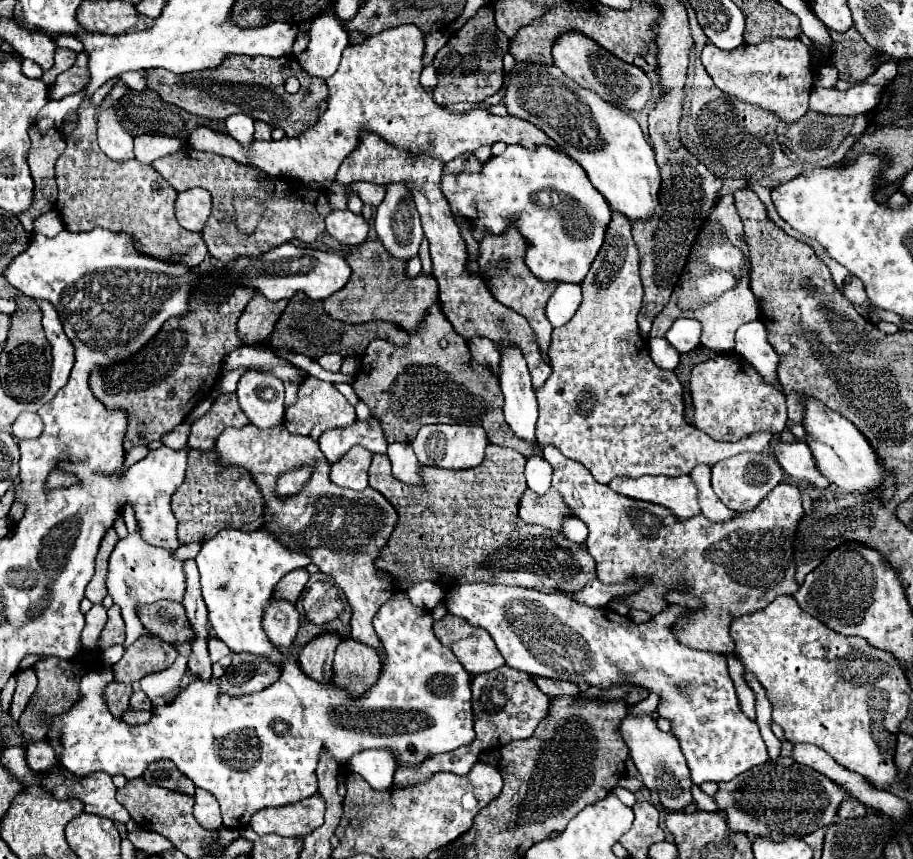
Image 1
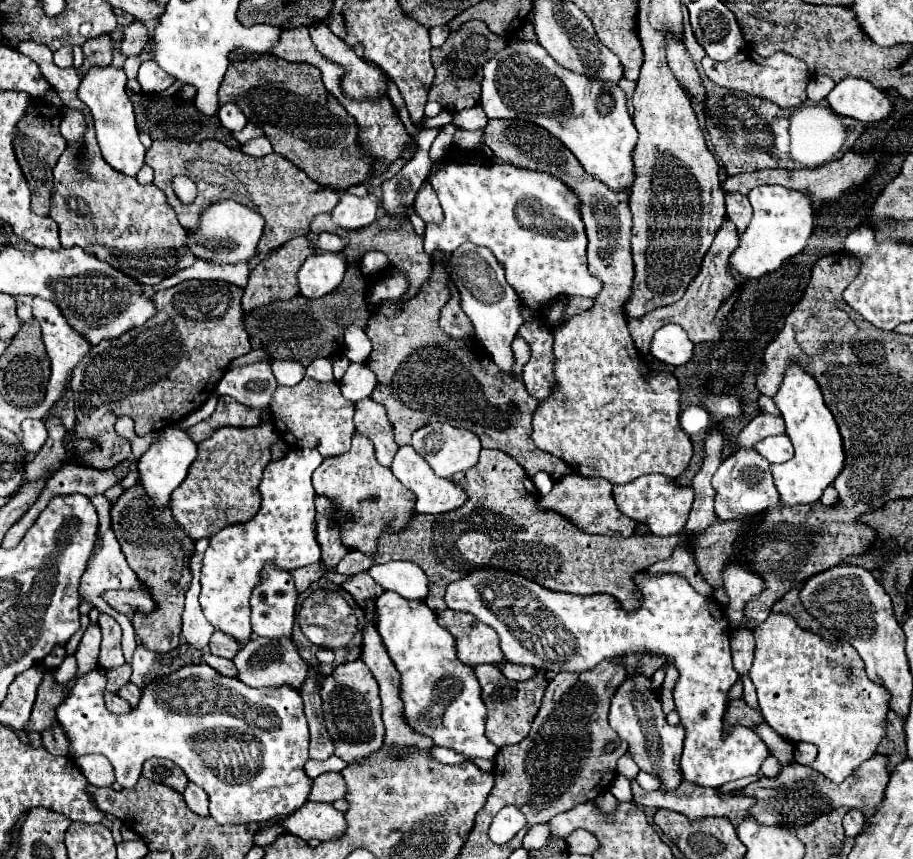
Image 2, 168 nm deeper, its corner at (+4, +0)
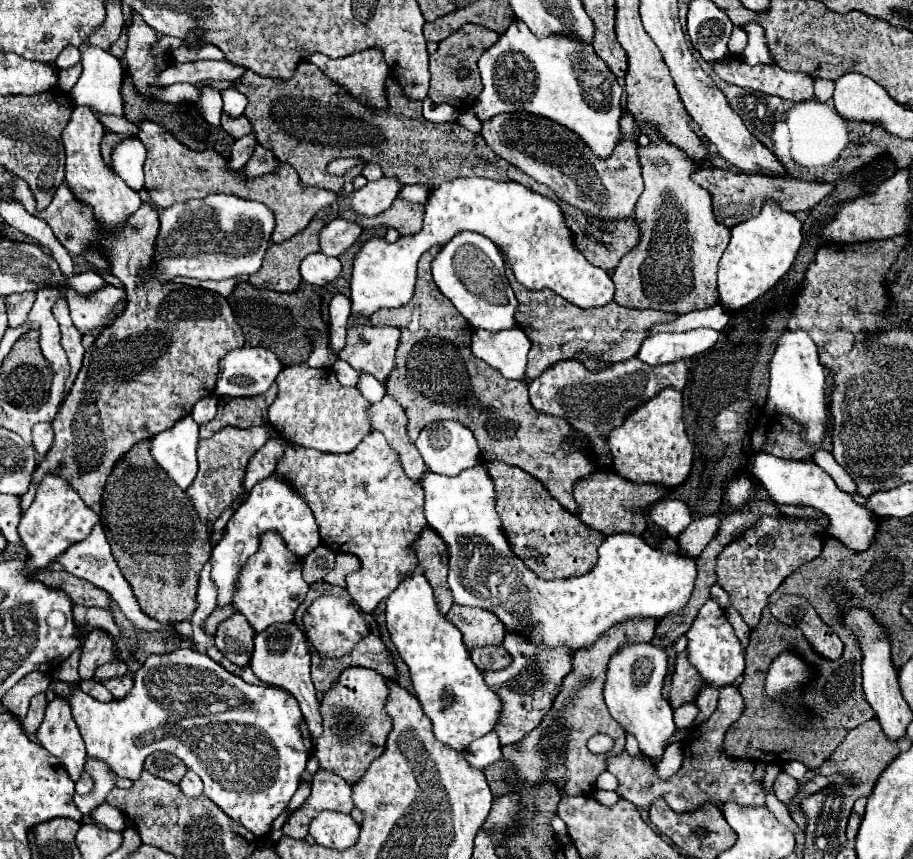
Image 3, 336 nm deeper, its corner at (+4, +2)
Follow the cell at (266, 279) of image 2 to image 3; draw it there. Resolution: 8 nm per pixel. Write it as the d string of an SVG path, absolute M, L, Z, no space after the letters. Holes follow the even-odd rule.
M312 219L312 223L300 231L296 237L268 247L264 255L264 263L258 273L252 273L248 281L254 287L272 289L278 293L292 293L298 289L300 277L300 263L306 255L320 251L318 233L324 227L320 219Z

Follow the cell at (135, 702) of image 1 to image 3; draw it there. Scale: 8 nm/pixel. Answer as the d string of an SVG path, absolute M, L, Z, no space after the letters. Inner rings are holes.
M124 675L124 677L116 677L116 679L104 681L104 687L106 687L116 699L124 699L124 697L130 693L130 689L134 687L134 681L132 681L128 675Z

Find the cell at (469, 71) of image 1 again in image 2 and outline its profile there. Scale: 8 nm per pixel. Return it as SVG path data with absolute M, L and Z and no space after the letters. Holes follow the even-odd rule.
M468 21L458 31L450 33L446 43L438 49L432 49L432 65L436 69L436 79L428 93L430 101L438 101L450 113L458 113L468 107L476 107L480 101L480 83L482 83L482 65L492 59L498 51L506 47L506 39L494 35L484 21Z

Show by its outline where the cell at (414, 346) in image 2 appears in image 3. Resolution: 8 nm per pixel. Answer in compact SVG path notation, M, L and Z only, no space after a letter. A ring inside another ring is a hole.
M432 247L420 257L416 291L408 305L398 309L380 309L370 317L372 325L396 325L402 331L396 365L386 379L386 393L406 411L408 439L414 443L422 427L432 421L460 421L476 435L484 461L496 459L524 469L536 477L564 509L576 513L572 483L590 475L594 465L584 453L566 453L562 449L564 439L572 433L568 421L534 411L528 399L526 381L508 381L494 367L474 357L470 349L474 329L456 311L452 301L440 295L440 289L432 279L430 263L438 251L438 247Z

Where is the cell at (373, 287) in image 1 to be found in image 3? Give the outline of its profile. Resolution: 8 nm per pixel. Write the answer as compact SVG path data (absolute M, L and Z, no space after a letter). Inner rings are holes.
M396 199L384 213L380 213L376 217L360 217L350 209L342 209L338 213L338 217L354 221L364 229L366 229L366 225L368 227L382 227L384 225L384 227L396 229L400 235L414 235L422 227L424 207L422 205L412 205L412 203L402 201L402 199Z

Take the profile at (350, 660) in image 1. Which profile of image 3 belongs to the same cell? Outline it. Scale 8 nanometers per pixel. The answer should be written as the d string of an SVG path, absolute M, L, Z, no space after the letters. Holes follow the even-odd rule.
M348 667L340 673L338 681L324 693L320 703L320 713L324 719L324 733L314 739L314 755L322 769L338 773L348 783L356 783L364 775L368 763L380 757L388 737L390 719L384 713L384 703L388 689L384 687L384 677L374 669Z

